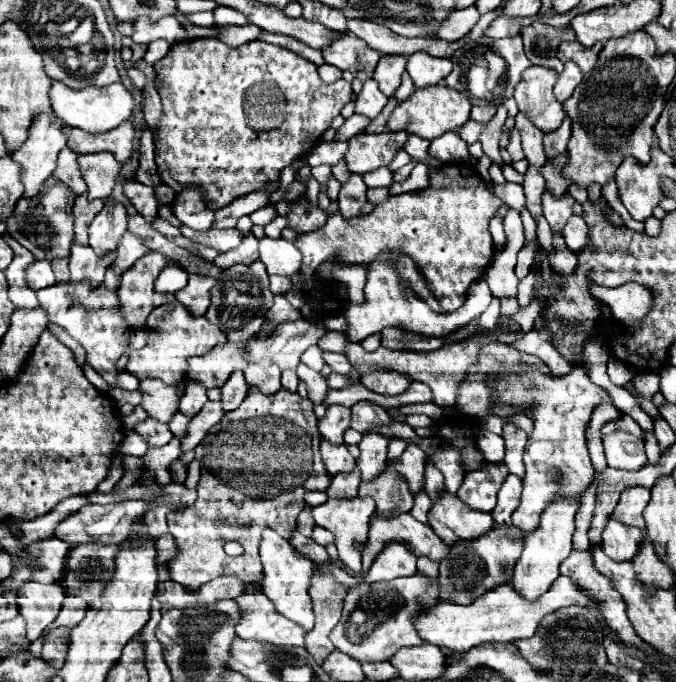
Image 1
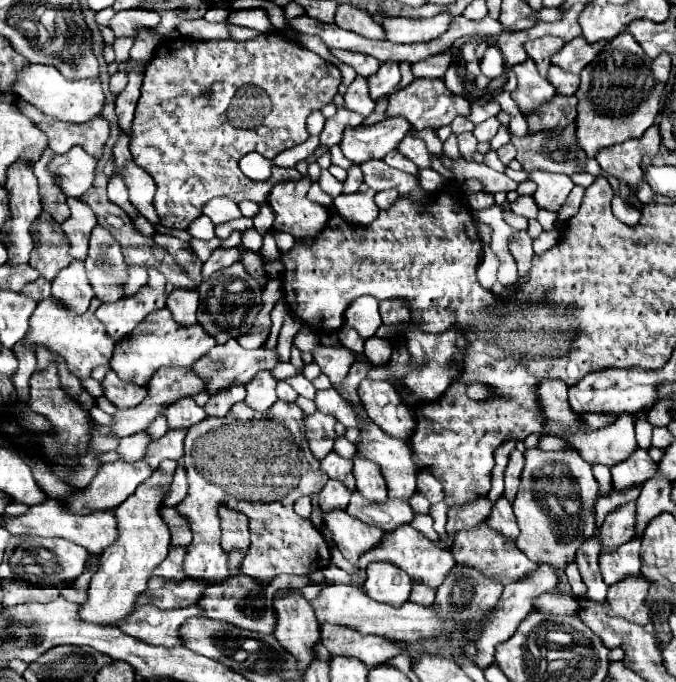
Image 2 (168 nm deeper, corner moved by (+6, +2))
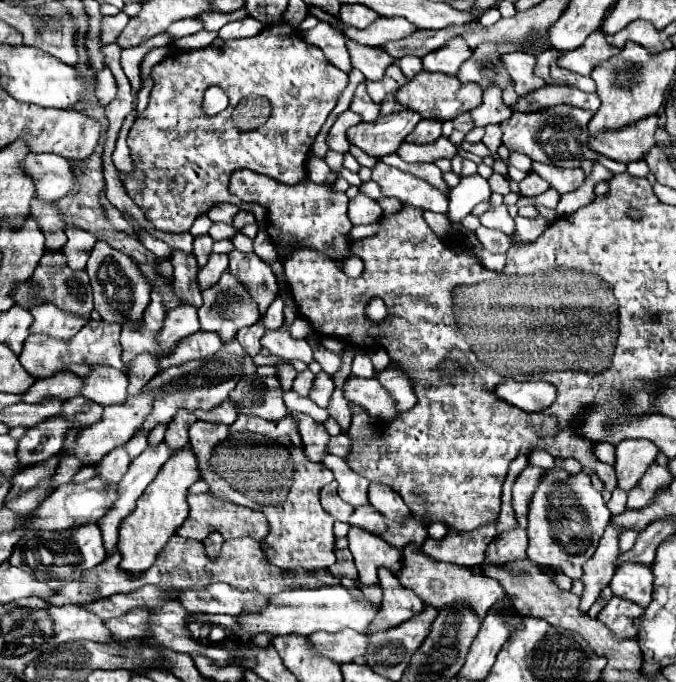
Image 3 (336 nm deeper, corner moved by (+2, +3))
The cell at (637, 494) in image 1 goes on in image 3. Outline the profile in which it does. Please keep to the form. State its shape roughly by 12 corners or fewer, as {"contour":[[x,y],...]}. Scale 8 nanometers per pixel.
{"contour":[[609,523],[595,555],[583,563],[581,613],[611,583],[621,529]]}

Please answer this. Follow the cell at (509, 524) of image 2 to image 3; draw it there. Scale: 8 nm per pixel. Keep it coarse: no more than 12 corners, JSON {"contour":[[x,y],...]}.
{"contour":[[503,533],[489,543],[485,563],[507,565],[525,559],[527,533]]}

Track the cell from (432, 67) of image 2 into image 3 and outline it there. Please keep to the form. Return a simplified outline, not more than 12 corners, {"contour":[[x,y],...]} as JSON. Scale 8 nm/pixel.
{"contour":[[453,37],[425,55],[425,71],[457,75],[473,49]]}

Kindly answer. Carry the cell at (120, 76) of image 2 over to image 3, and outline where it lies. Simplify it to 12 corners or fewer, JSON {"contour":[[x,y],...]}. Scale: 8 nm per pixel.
{"contour":[[97,73],[97,101],[107,107],[115,99],[113,75]]}

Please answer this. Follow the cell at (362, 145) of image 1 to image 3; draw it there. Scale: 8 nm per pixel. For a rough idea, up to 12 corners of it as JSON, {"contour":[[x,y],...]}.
{"contour":[[405,109],[349,127],[347,139],[381,159],[421,121]]}

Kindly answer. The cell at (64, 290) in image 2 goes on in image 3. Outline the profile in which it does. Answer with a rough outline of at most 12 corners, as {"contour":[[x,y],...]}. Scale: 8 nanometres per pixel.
{"contour":[[33,307],[31,333],[69,341],[89,319]]}

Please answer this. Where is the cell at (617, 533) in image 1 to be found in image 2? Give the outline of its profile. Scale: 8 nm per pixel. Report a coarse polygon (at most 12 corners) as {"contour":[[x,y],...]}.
{"contour":[[641,538],[599,554],[605,584],[641,572]]}

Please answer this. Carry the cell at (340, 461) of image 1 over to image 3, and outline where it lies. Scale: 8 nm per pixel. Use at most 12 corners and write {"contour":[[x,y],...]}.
{"contour":[[325,455],[323,465],[353,507],[369,503],[369,481],[349,471],[345,459]]}

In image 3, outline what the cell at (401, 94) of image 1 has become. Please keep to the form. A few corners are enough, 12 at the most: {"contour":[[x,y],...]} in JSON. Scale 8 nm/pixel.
{"contour":[[405,55],[397,63],[407,79],[423,69],[421,59]]}

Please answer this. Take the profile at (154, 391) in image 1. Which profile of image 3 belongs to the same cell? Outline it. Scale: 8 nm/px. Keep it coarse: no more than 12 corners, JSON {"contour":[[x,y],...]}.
{"contour":[[91,365],[79,395],[117,405],[127,399],[127,375]]}

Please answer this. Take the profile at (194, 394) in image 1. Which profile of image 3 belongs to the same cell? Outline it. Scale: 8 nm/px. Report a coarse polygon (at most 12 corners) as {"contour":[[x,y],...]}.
{"contour":[[179,411],[167,425],[165,443],[171,449],[189,445],[189,427],[197,417]]}

